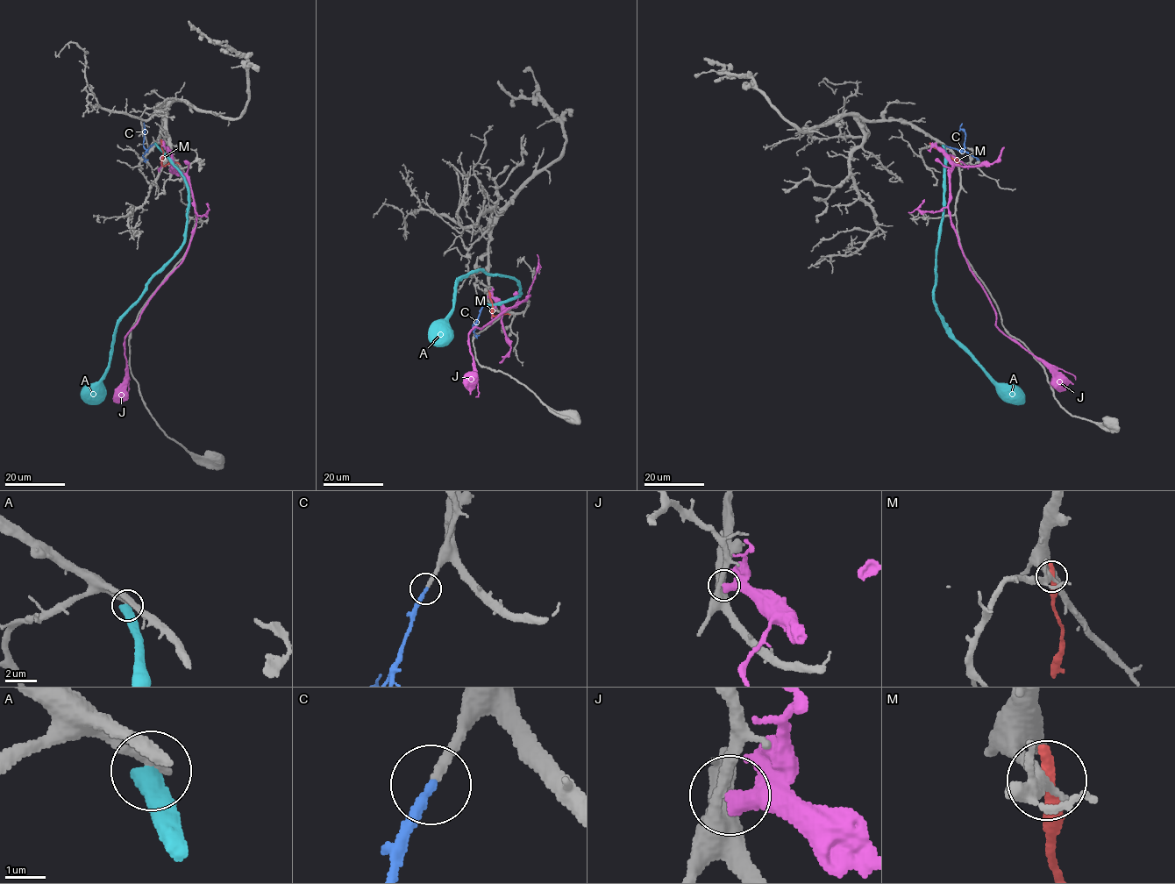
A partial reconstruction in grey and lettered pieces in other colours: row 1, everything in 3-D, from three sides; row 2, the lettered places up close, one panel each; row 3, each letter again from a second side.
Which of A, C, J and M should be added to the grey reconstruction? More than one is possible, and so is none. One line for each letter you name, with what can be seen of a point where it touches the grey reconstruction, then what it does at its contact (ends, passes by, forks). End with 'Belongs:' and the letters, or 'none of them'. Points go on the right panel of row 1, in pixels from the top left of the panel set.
C: contact (945, 146); it ends
Belongs: C

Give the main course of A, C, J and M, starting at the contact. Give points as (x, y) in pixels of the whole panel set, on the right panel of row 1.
A: (943, 146), (946, 167), (943, 209), (933, 302), (952, 335), (994, 381), (1014, 399), (1024, 402)
C: (945, 146), (960, 150), (964, 148), (965, 134), (959, 127), (962, 124)
J: (935, 143), (951, 164), (950, 224), (995, 311), (995, 324), (1030, 353), (1076, 379)
M: (931, 145), (958, 164), (957, 160)

